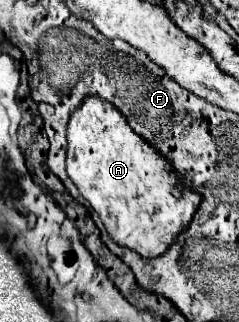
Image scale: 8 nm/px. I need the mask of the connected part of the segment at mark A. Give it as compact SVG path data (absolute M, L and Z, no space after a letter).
M85 96L67 124L67 174L91 202L109 236L151 260L167 252L187 228L201 196L183 188L173 164L131 130L123 114L99 96Z

